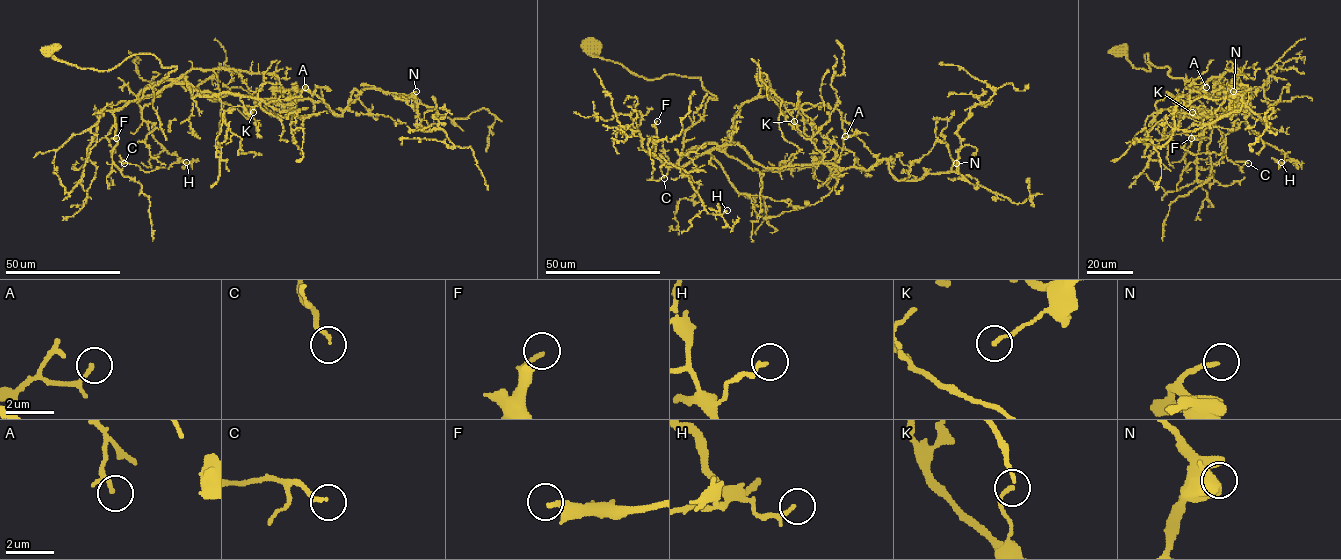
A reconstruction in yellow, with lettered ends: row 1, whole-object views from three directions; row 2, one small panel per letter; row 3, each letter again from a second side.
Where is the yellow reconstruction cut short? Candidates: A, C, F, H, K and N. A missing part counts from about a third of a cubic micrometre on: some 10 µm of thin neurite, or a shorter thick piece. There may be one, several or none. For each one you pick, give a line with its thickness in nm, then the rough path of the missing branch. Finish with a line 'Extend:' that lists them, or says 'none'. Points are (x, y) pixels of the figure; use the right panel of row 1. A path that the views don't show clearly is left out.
F: 180 nm
N: 170 nm
Extend: F, N

